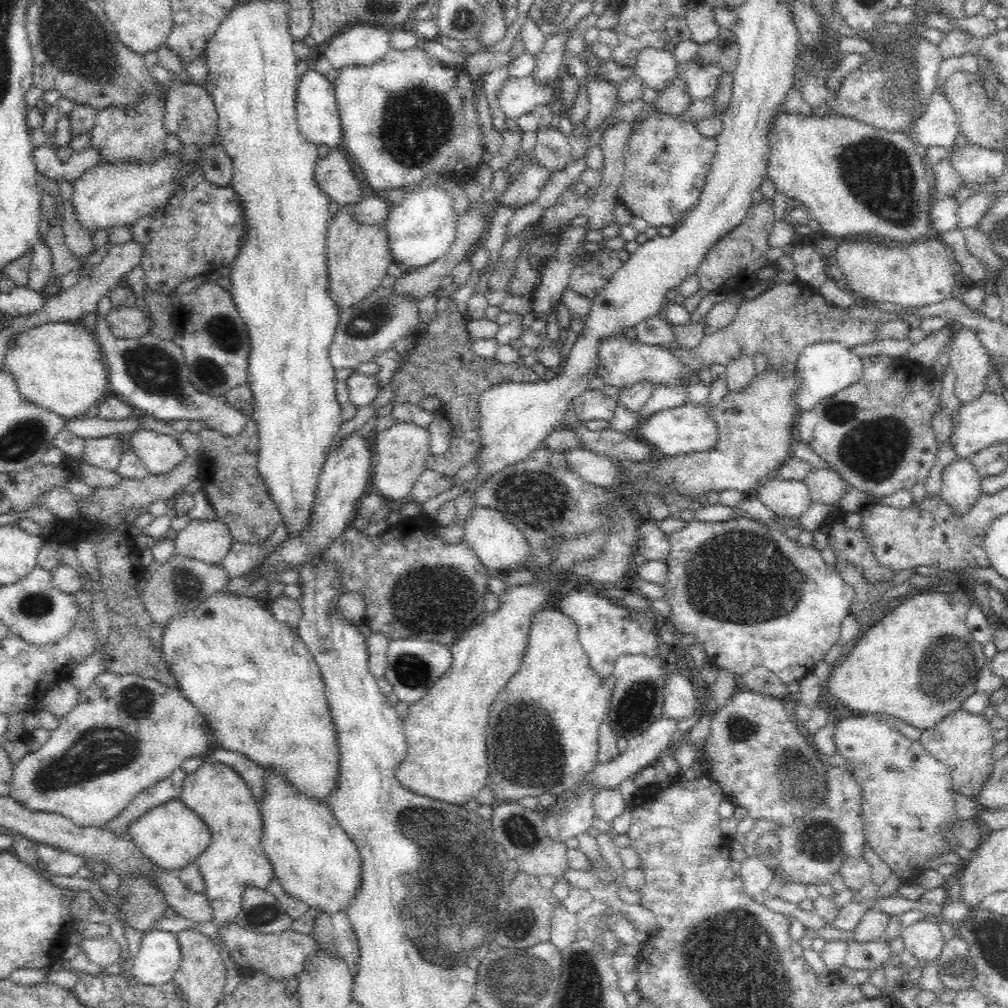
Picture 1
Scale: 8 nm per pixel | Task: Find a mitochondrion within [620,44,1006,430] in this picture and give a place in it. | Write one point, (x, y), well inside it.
(875, 171)

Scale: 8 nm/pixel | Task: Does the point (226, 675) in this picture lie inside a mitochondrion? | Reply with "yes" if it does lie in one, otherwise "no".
no

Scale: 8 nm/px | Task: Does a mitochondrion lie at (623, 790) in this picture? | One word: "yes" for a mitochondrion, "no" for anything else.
no

